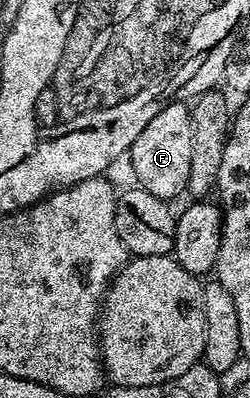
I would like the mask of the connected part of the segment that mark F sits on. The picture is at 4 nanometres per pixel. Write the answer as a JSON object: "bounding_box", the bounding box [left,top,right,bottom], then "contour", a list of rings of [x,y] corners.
{"bounding_box":[128,101,194,201],"contour":[[[182,101],[167,103],[148,125],[144,125],[144,133],[136,137],[130,146],[128,160],[134,170],[137,186],[167,201],[185,192],[188,181],[188,168],[192,166],[192,133],[194,132],[194,117],[189,106]]]}

